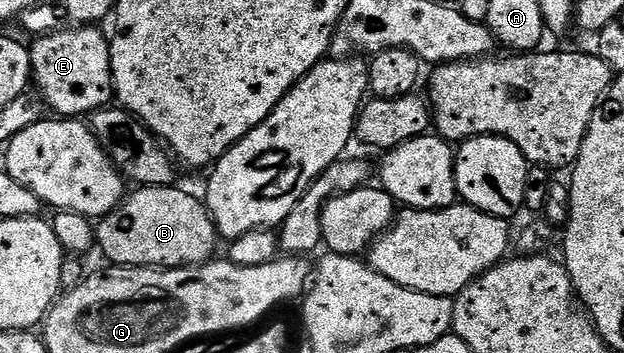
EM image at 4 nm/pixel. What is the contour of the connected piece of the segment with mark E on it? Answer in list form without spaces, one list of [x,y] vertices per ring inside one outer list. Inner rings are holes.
[[[98,26],[73,27],[36,38],[30,44],[34,90],[56,116],[87,117],[112,102],[115,82],[111,76],[111,44],[99,30]]]

